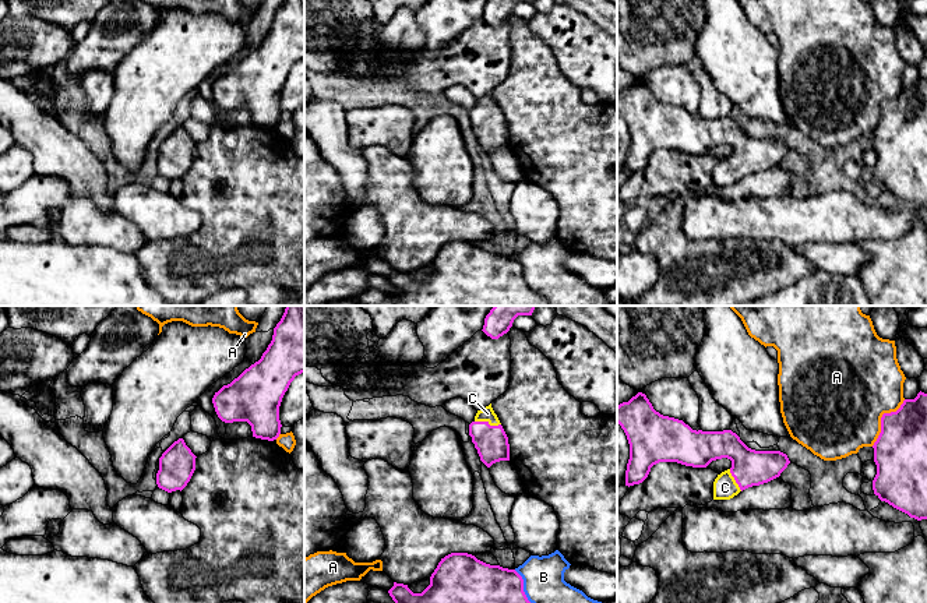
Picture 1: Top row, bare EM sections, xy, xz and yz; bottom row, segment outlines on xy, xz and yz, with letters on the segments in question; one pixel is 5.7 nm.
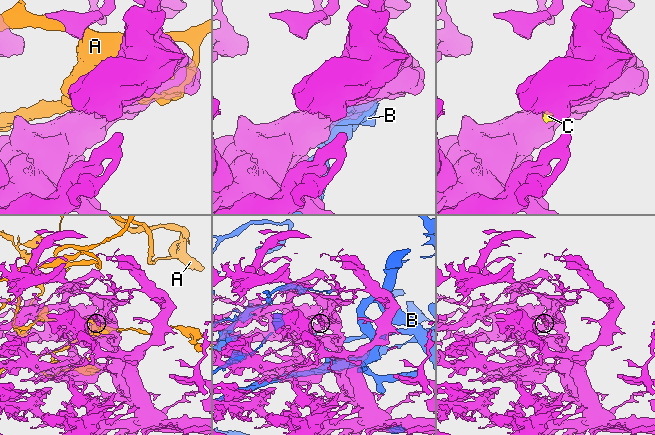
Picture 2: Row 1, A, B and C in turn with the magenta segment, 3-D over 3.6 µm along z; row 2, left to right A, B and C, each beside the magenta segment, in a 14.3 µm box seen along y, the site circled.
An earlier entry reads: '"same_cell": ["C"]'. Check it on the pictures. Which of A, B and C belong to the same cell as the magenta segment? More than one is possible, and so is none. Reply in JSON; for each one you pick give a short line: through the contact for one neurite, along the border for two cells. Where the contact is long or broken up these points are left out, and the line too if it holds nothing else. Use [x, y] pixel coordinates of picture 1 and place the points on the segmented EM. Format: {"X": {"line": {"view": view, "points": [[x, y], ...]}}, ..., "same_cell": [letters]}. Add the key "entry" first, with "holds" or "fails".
{"entry": "holds", "C": {"line": {"view": "xz", "points": [[492, 443], [487, 434], [487, 422], [487, 413]]}}, "same_cell": ["C"]}

